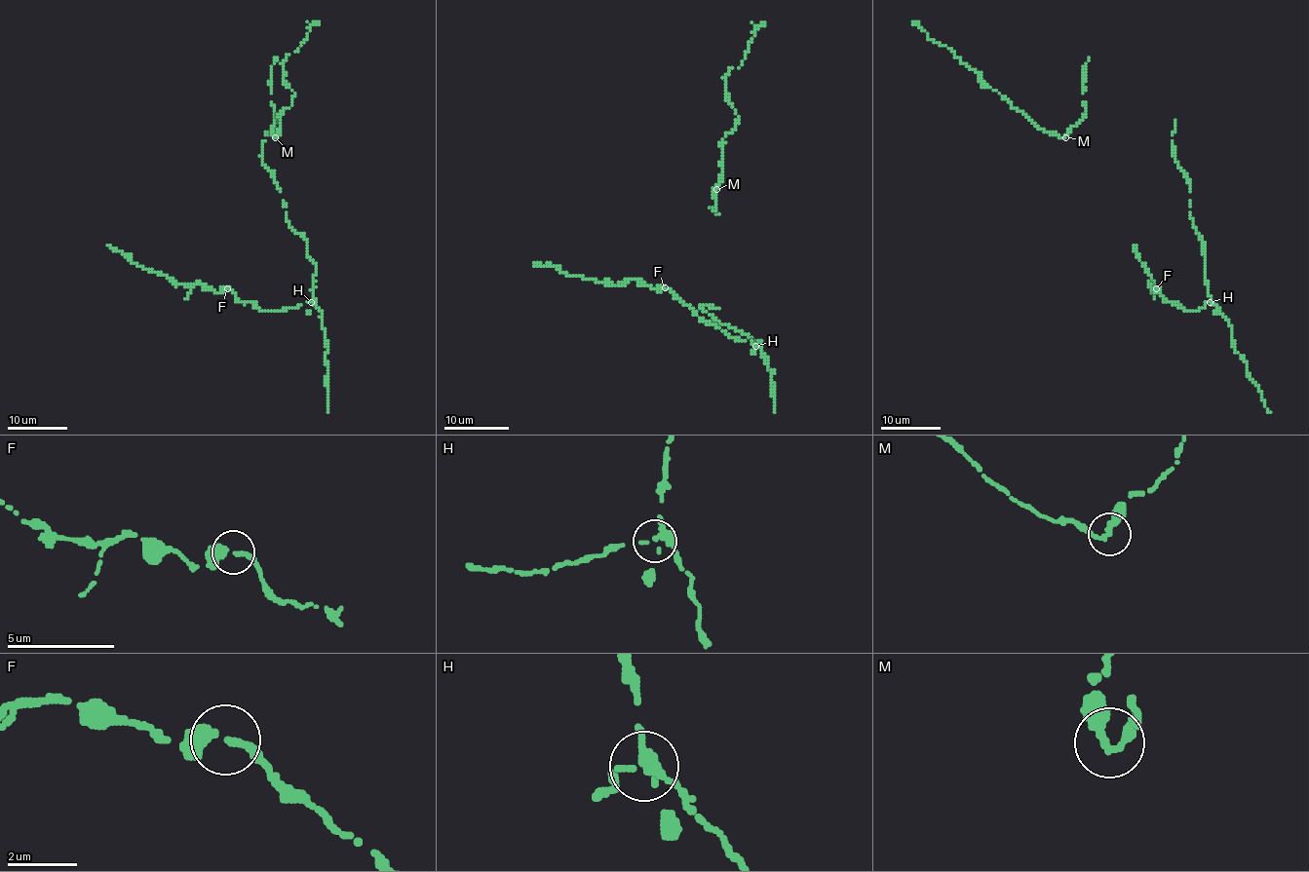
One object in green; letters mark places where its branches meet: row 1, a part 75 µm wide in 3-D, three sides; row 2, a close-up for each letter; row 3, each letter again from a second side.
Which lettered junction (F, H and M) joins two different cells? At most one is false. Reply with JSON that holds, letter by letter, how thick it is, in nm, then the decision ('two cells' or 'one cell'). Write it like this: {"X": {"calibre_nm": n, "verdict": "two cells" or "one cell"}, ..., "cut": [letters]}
{"F": {"calibre_nm": 280, "verdict": "one cell"}, "H": {"calibre_nm": 280, "verdict": "one cell"}, "M": {"calibre_nm": 280, "verdict": "one cell"}, "cut": []}

